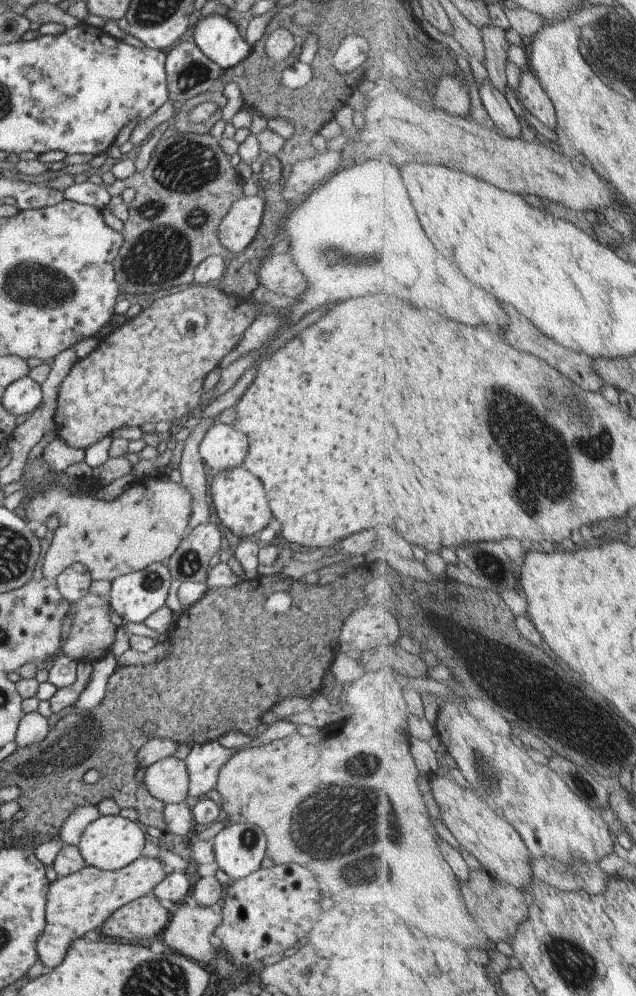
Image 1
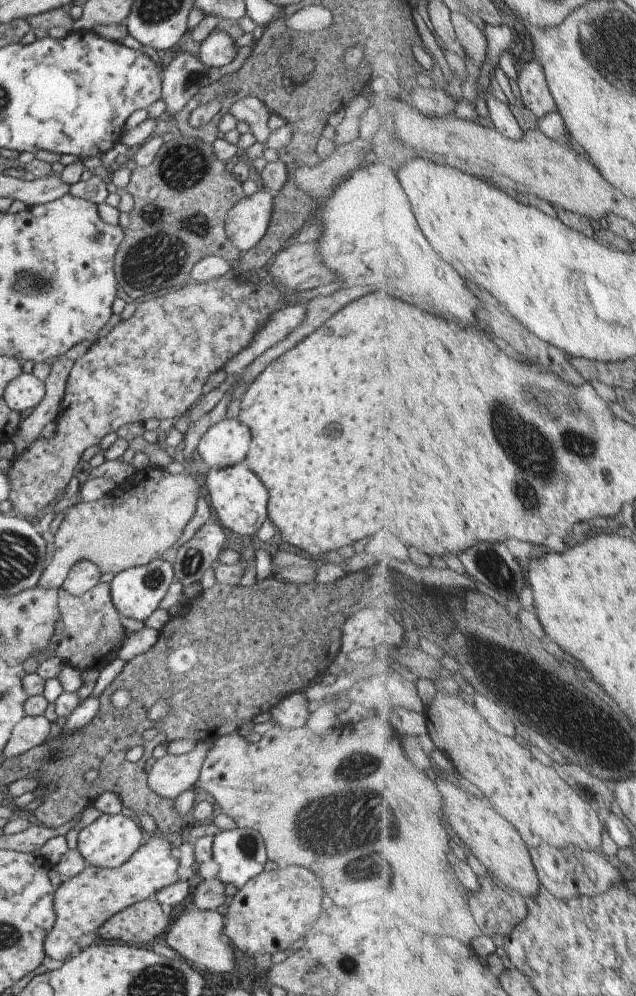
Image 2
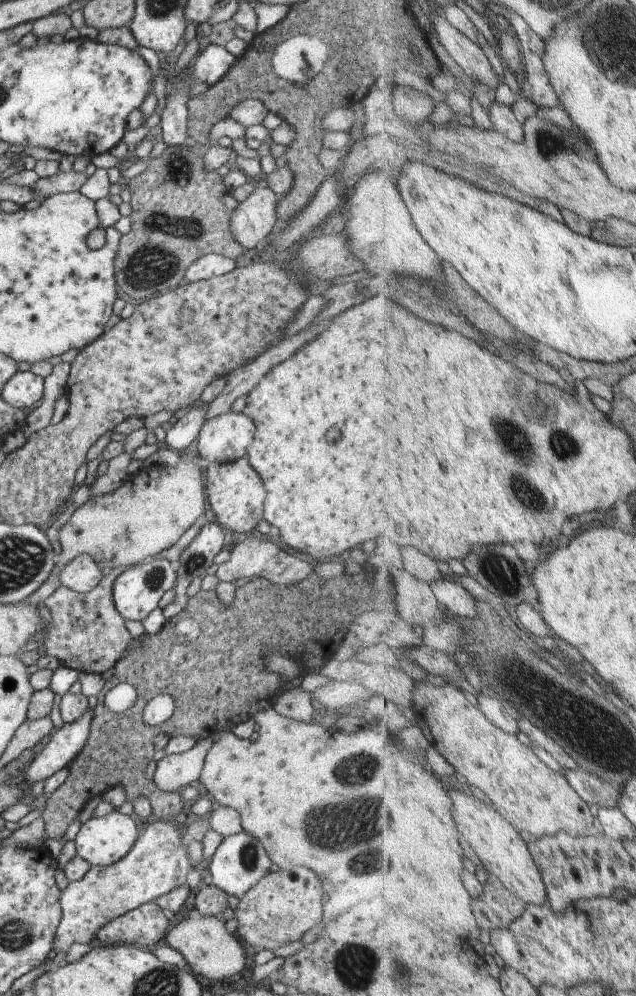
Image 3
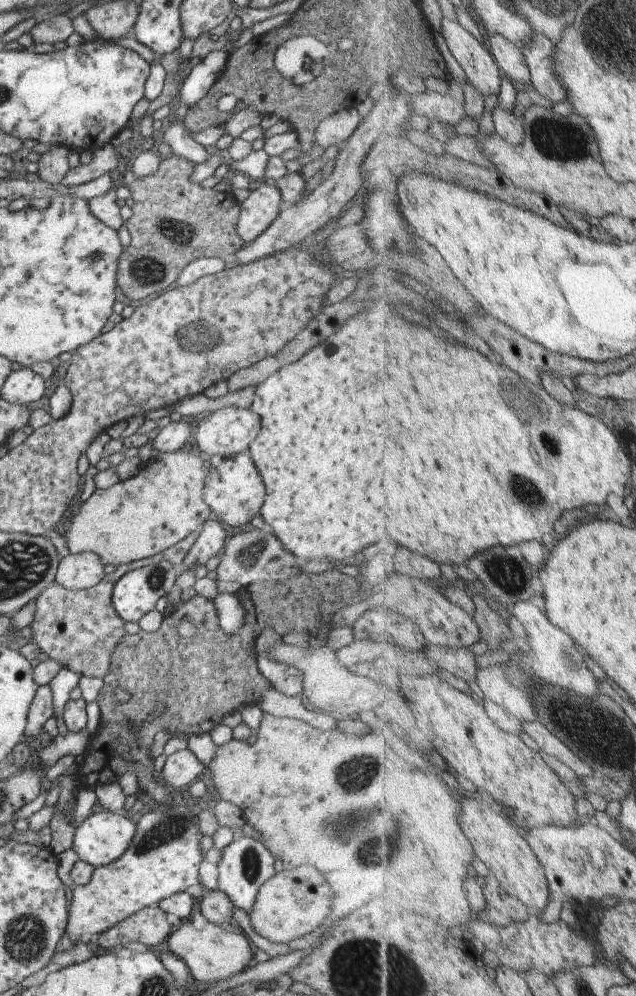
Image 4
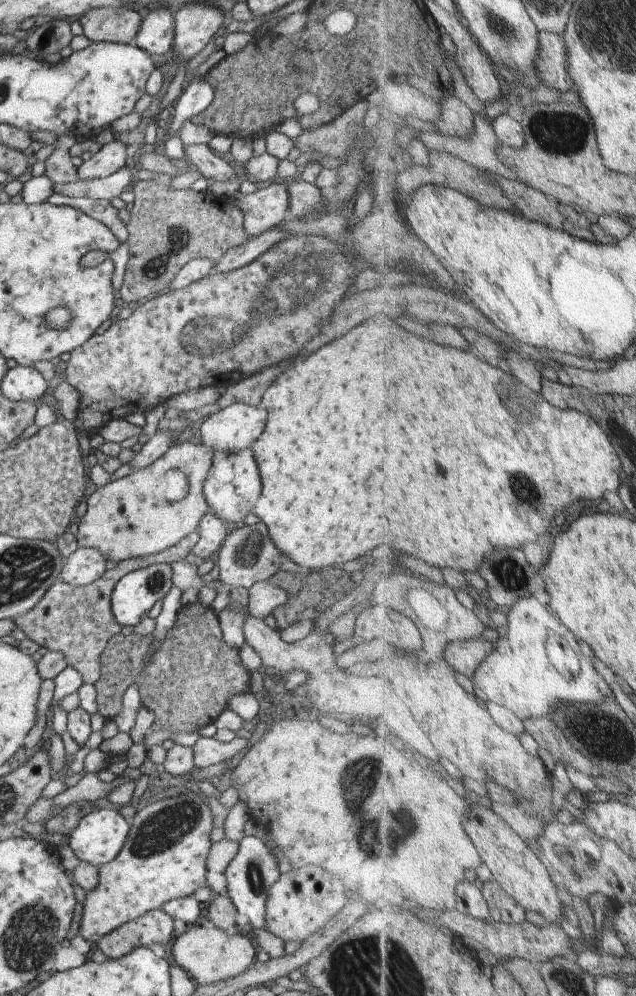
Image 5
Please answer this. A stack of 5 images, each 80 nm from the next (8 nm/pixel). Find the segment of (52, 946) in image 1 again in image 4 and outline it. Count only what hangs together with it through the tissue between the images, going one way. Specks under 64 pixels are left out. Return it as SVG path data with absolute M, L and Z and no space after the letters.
M169 803L163 807L146 808L135 818L135 831L129 846L125 852L110 864L95 867L91 878L83 886L75 885L71 889L71 902L69 902L69 914L65 924L65 934L69 942L87 943L109 930L111 926L131 917L135 912L158 905L161 900L185 892L189 886L201 884L198 877L199 865L204 855L200 849L199 839L202 837L197 830L197 814L187 812L187 808L177 808L177 842L175 842L175 808Z

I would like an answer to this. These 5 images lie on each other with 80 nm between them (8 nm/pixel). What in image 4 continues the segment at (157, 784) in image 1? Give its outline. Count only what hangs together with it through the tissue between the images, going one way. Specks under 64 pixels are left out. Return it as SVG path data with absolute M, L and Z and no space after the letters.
M185 748L177 750L170 756L162 757L163 762L159 767L161 781L172 790L184 790L194 780L198 779L204 766L197 762L193 754Z

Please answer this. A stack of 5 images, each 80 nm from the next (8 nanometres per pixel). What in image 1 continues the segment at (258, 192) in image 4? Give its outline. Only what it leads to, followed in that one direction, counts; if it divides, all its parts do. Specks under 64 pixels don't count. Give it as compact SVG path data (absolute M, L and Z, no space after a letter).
M259 193L255 196L243 196L227 210L219 224L217 238L219 244L231 255L243 252L251 244L251 240L257 237L263 206L265 202Z

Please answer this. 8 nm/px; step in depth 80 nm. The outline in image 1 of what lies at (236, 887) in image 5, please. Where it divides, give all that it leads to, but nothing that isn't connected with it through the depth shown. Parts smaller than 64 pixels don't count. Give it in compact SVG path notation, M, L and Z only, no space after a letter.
M226 822L225 827L212 839L212 854L217 867L231 879L231 881L245 878L251 872L260 868L261 861L266 854L266 836L255 825L248 822L235 824Z

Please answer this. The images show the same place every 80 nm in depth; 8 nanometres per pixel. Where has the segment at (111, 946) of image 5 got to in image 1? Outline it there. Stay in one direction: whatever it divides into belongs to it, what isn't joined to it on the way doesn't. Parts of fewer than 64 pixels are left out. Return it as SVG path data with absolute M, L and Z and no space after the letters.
M148 894L117 908L98 932L111 938L123 938L127 942L159 938L168 921L165 908L155 896Z

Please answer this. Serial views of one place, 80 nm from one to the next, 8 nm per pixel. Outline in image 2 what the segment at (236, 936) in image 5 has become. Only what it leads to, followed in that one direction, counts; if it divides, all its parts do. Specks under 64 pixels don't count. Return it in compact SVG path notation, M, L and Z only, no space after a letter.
M190 905L168 925L164 932L166 946L187 961L193 970L199 971L199 974L231 974L236 964L233 960L233 946L223 934L222 924L222 916L216 911L198 910Z

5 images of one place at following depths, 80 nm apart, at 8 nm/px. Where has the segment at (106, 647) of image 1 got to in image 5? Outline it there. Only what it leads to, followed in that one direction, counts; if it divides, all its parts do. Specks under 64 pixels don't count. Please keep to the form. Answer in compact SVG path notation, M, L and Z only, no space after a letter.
M195 531L182 538L175 548L169 547L154 555L110 563L107 570L95 582L84 587L73 587L57 580L47 588L31 610L14 618L15 626L39 646L44 646L54 653L64 654L66 666L73 667L81 675L83 683L94 684L101 676L99 656L101 656L107 640L113 634L119 633L122 628L115 622L110 607L110 594L115 583L132 570L157 563L170 565L177 556L181 560L182 554L189 552L197 539L198 534Z

